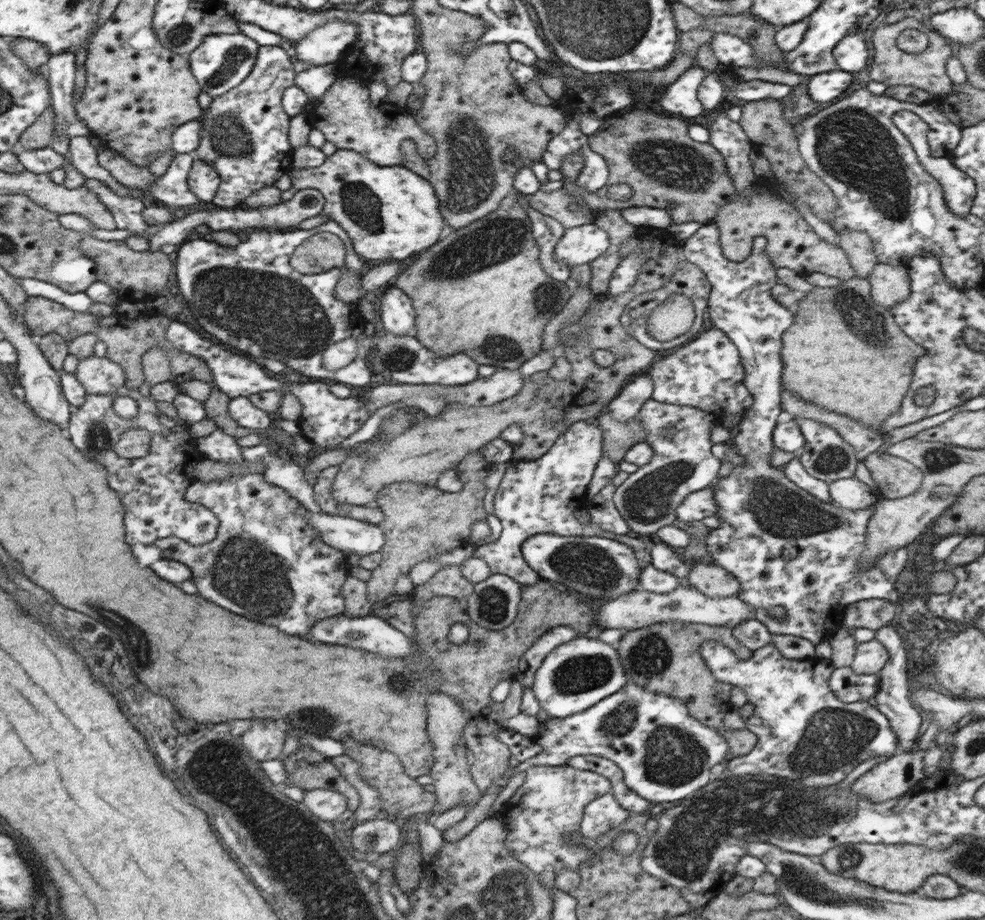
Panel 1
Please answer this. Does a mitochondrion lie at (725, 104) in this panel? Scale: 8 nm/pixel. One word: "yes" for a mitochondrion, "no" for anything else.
no

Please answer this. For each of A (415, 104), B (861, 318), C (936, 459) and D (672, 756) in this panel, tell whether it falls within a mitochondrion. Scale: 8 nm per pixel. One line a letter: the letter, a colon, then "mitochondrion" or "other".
A: other
B: mitochondrion
C: mitochondrion
D: mitochondrion

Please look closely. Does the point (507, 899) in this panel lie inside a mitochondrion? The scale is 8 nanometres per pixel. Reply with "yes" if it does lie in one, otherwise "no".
yes

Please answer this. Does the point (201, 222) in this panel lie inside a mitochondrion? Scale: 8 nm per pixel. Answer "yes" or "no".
no

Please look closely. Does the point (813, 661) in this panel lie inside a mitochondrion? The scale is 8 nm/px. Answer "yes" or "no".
no

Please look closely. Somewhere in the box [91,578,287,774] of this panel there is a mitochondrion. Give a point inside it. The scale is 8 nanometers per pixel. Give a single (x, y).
(138, 650)

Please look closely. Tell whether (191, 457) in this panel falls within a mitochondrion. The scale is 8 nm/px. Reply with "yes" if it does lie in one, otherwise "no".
no

